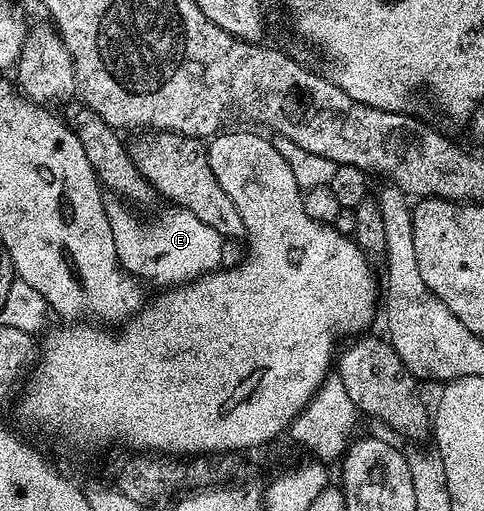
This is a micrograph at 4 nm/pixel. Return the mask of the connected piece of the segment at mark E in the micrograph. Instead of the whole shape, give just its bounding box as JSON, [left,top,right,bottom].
[113,198,225,288]

